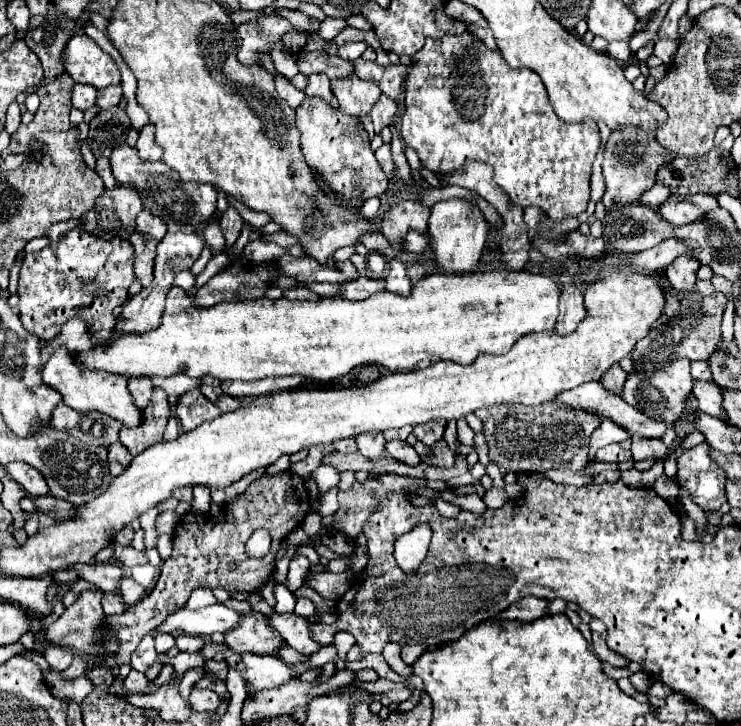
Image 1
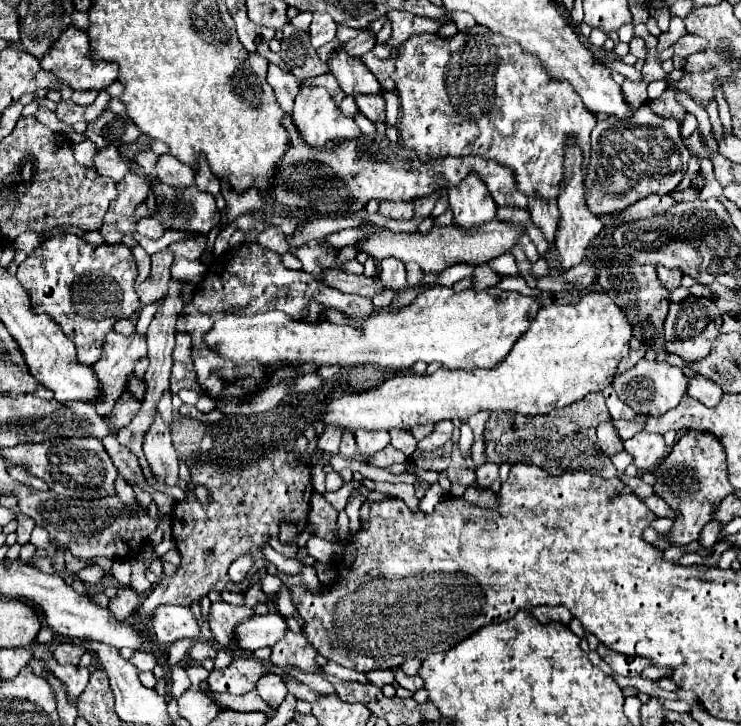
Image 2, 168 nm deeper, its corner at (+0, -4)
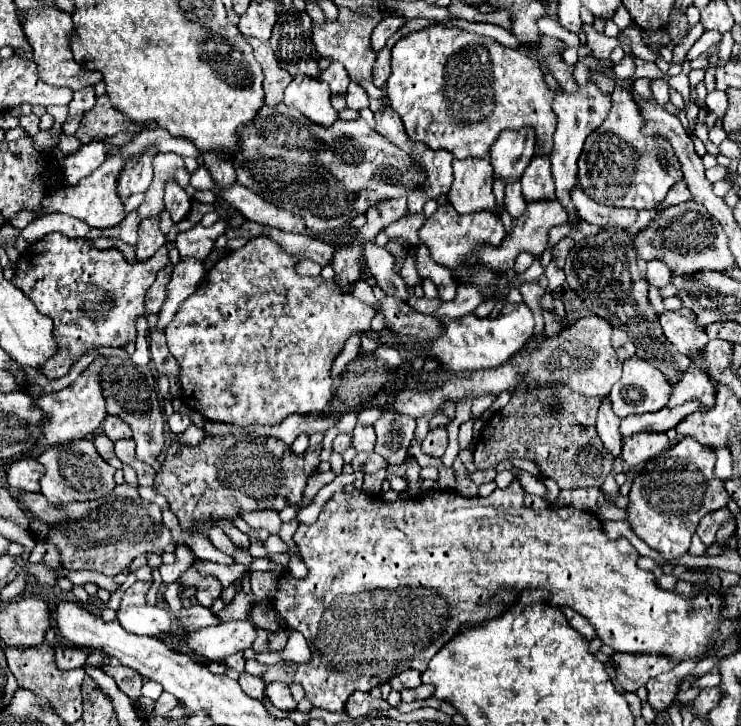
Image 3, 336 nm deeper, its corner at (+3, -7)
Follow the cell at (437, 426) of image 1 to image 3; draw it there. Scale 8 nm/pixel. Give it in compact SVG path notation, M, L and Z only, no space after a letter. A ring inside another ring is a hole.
M436 427L432 429L426 439L422 441L422 451L426 455L432 455L432 457L442 457L444 451L448 447L448 433L446 433L446 427Z

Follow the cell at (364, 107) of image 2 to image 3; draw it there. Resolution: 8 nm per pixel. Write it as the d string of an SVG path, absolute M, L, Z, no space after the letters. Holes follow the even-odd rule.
M350 83L348 93L346 93L346 103L348 103L350 109L360 111L360 109L366 109L370 105L370 97L368 97L368 93L360 85Z

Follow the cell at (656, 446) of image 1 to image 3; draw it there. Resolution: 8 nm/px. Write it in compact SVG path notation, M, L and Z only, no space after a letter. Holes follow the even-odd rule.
M638 433L632 435L628 439L624 439L622 445L622 459L634 467L640 463L648 463L648 459L654 459L656 455L664 453L670 447L670 441L666 437L666 433Z

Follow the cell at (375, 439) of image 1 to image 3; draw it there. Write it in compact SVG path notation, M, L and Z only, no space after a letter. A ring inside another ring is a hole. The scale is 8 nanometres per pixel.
M356 425L354 427L354 433L352 433L352 445L356 451L364 451L364 453L370 453L374 451L374 445L376 445L376 433L374 433L374 427L372 425Z

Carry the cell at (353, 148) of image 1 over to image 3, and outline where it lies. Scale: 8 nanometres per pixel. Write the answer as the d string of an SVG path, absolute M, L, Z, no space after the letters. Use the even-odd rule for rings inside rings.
M296 75L292 83L286 87L284 103L304 113L312 123L320 123L322 127L330 127L338 113L330 105L330 87L314 77Z

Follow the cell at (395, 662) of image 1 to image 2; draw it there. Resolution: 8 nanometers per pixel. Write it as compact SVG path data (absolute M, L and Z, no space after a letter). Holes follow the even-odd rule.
M395 668L393 672L395 672L395 680L401 688L407 688L411 692L417 692L423 688L423 680L419 676L403 676L403 672L399 672L399 668Z

